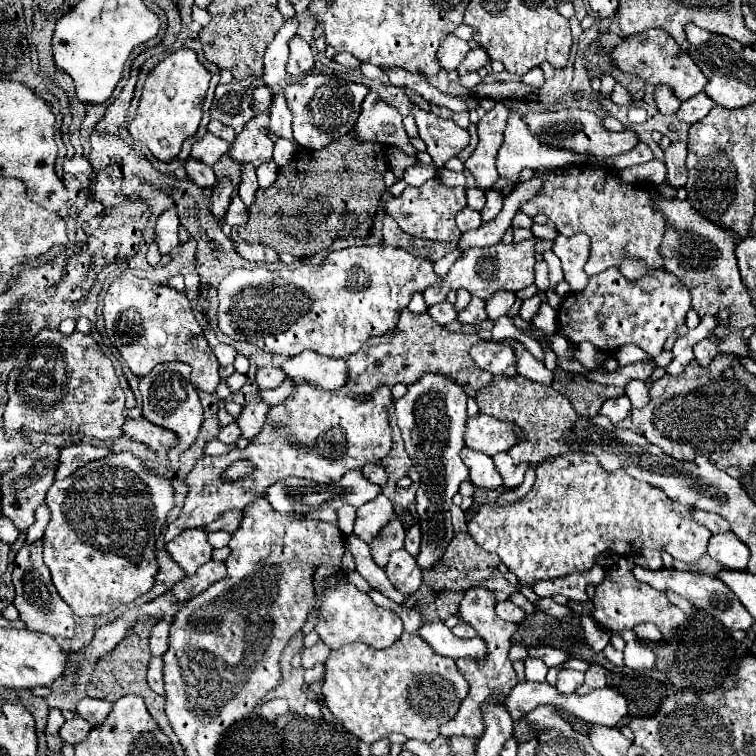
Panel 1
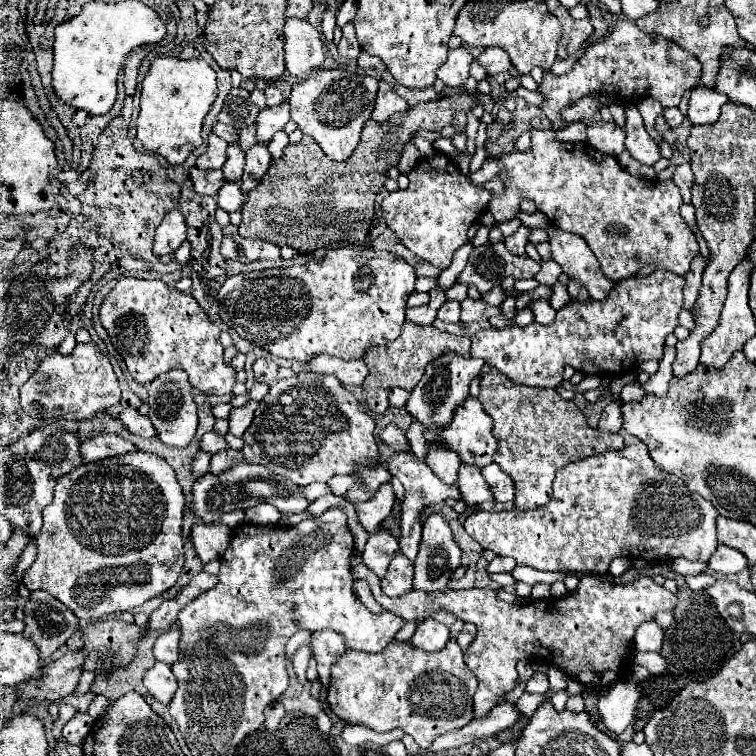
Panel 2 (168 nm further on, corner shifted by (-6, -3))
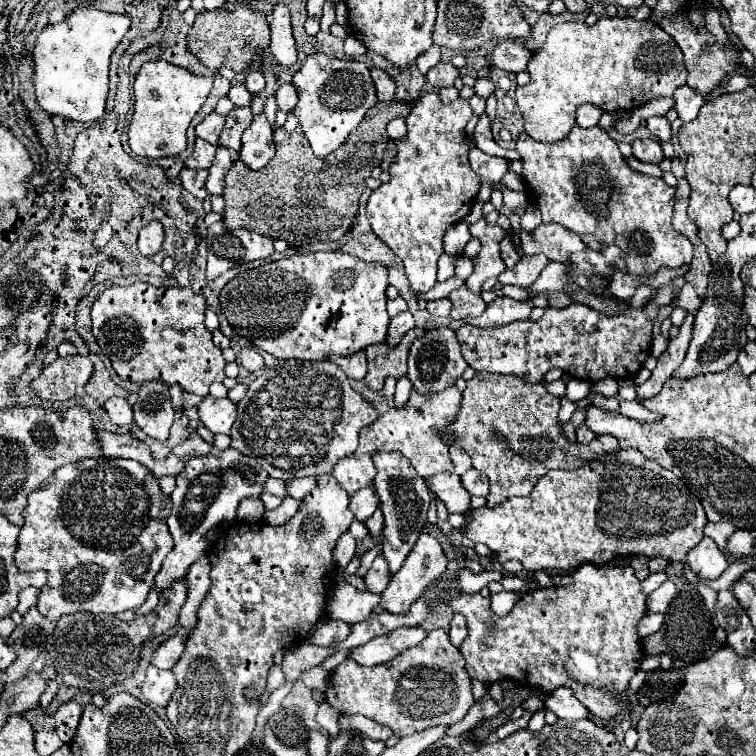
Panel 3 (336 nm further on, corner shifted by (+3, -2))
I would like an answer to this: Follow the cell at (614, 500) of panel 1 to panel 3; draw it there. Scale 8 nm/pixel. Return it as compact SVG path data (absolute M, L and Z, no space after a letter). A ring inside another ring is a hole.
M619 449L617 453L603 455L575 471L553 469L547 471L531 495L511 497L495 507L481 507L471 511L471 519L465 525L465 535L473 543L487 545L497 553L499 561L517 559L527 571L557 569L567 575L551 576L554 586L572 583L572 574L583 563L603 565L613 557L645 555L663 557L667 561L685 561L689 549L703 541L703 527L707 523L701 501L689 491L689 487L673 473L663 469L657 461L647 459L637 449Z

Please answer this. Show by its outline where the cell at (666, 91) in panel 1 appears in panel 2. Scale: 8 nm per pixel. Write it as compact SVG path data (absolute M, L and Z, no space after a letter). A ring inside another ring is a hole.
M666 108L666 110L664 110L664 118L666 118L668 128L676 128L676 126L680 126L682 120L684 120L684 116L680 114L678 108Z

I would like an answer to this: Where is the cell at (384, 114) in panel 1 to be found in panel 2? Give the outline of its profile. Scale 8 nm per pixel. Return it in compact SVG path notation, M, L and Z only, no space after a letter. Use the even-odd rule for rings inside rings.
M380 80L380 88L378 88L378 96L376 96L376 108L372 118L376 122L384 122L386 118L390 118L396 112L402 112L408 108L408 102L404 98L400 98L388 82Z

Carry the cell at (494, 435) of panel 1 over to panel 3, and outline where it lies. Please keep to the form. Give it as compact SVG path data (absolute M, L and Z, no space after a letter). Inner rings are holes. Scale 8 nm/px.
M457 387L435 393L433 397L423 397L411 391L411 397L403 409L391 409L373 425L361 429L359 453L371 455L373 451L399 451L411 461L421 477L433 477L443 471L451 471L455 475L465 473L471 467L471 457L455 443L455 437L449 433L449 425L455 421L457 409L461 407L461 397L463 395Z

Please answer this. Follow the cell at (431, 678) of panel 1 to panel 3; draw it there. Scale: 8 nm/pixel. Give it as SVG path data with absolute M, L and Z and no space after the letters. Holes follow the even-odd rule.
M445 629L431 631L425 641L407 649L389 663L363 667L345 659L331 671L325 701L343 715L365 715L405 737L433 725L453 725L461 721L473 705L471 677L465 671L465 659L451 645Z

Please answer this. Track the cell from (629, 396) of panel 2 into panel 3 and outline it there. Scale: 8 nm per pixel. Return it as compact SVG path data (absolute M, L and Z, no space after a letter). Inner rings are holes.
M607 377L607 379L597 381L597 383L593 383L593 387L595 387L595 391L603 393L605 397L613 397L613 395L617 395L617 389L619 389L619 385L617 385L617 381L615 381L613 377Z

